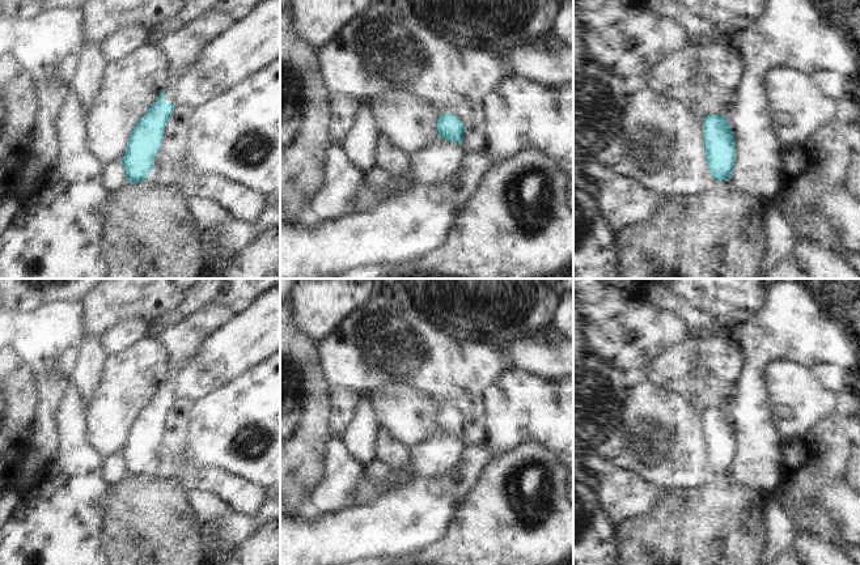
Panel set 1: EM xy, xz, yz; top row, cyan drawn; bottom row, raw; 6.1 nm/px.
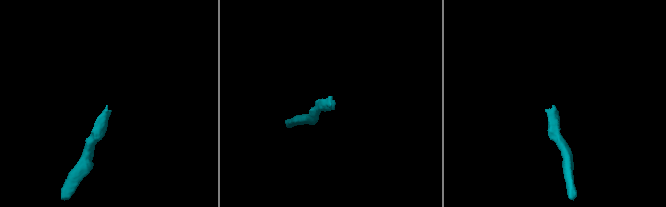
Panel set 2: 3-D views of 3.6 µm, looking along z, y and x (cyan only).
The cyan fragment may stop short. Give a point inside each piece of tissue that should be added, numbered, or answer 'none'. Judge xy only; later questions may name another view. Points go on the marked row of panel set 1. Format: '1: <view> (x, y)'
1: xy (181, 47)

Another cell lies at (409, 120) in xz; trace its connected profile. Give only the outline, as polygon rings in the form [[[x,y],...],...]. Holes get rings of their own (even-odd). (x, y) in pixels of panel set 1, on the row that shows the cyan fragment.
[[[387,90],[369,97],[365,106],[378,133],[407,154],[442,140],[437,135],[437,120],[441,115],[416,93]]]

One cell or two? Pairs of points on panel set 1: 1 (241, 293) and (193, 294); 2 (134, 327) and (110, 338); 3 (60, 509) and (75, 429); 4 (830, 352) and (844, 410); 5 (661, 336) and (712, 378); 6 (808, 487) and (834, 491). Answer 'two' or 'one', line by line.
1: one
2: one
3: one
4: two
5: two
6: two

